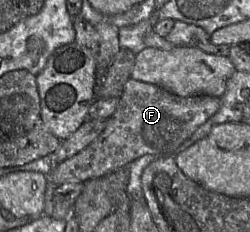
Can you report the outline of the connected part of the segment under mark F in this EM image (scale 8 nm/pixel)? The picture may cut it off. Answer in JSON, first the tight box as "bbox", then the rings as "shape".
{"bbox":[49,78,221,186],"shape":[[[130,78],[105,130],[86,148],[53,168],[49,182],[55,186],[85,183],[111,173],[144,155],[174,158],[174,151],[220,108],[221,100],[211,96],[179,97],[160,86]]]}

